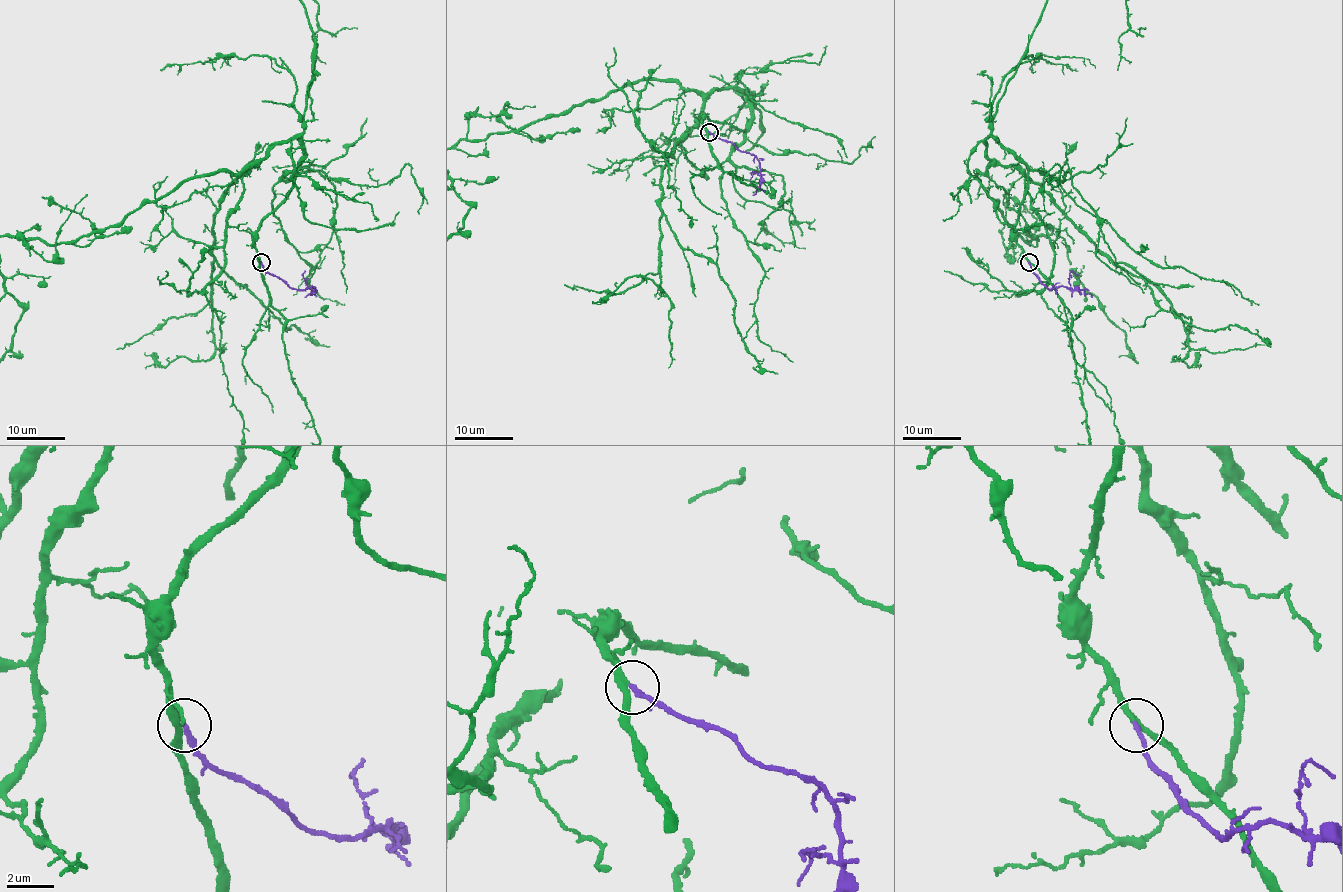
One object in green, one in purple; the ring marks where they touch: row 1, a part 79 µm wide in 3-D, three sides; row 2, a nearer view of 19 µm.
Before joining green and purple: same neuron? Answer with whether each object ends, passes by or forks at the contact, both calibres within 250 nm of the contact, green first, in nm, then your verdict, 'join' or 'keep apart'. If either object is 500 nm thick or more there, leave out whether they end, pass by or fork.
green passes by; purple ends; calibres 280 and 220 nm; join

